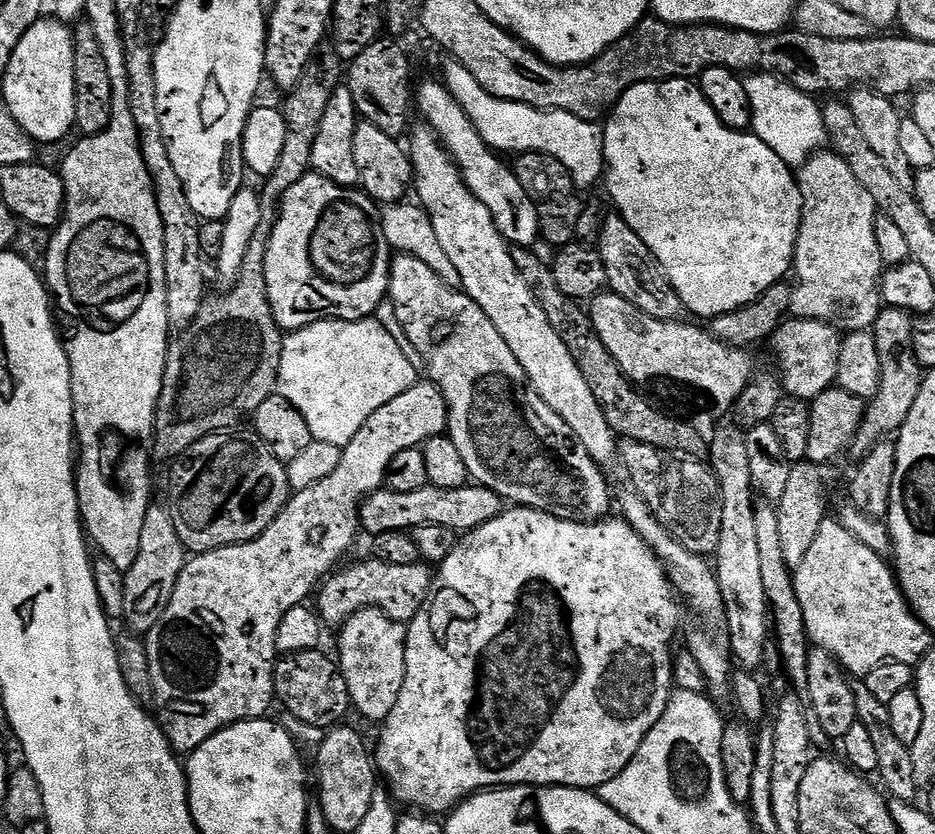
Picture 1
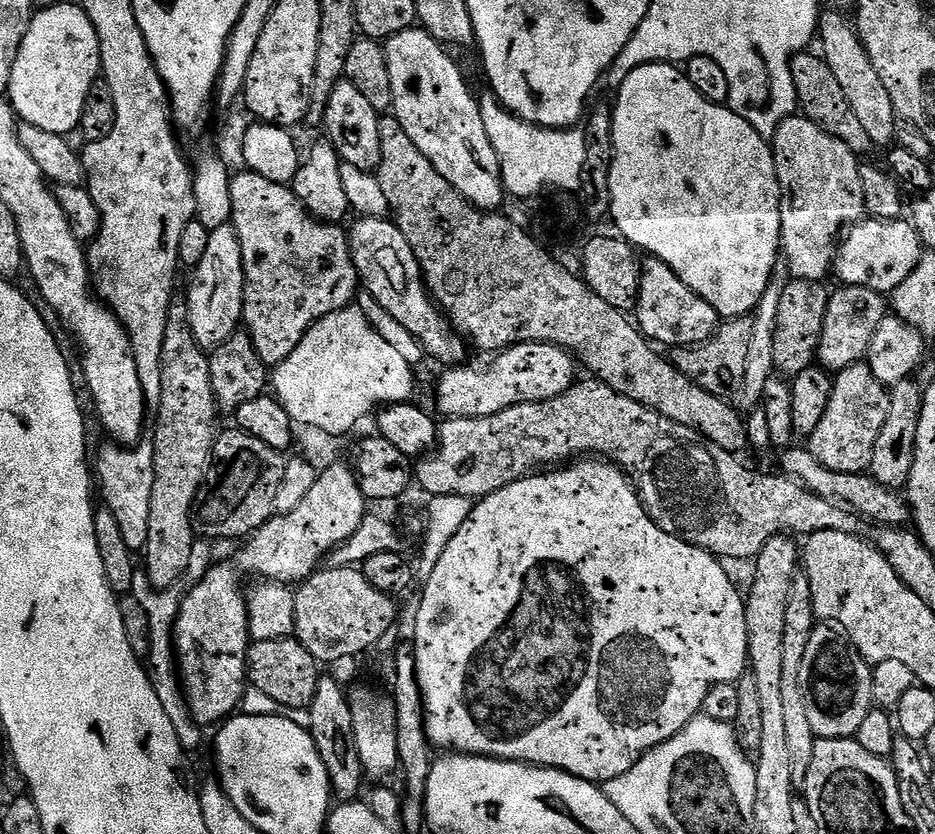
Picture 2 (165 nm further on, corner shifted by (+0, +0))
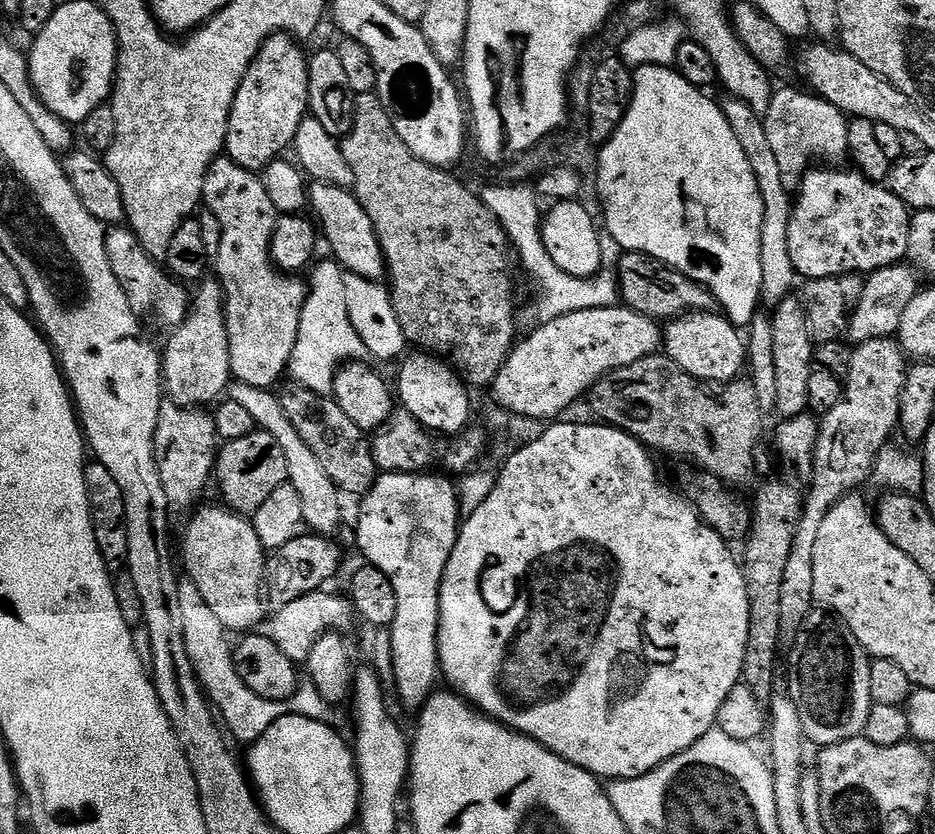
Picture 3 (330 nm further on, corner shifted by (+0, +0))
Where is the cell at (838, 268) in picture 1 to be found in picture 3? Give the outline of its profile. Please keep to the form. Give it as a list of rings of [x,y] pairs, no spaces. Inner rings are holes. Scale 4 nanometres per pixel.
[[[777,87],[762,119],[766,139],[774,149],[778,167],[782,170],[782,182],[786,182],[789,190],[799,189],[804,173],[813,162],[840,162],[848,156],[849,117],[811,91]]]

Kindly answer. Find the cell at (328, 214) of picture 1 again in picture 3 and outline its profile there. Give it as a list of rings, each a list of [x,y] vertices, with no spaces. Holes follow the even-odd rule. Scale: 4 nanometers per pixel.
[[[227,154],[217,156],[216,161],[210,166],[210,170],[204,179],[202,204],[207,211],[214,214],[214,218],[218,218],[218,222],[222,226],[222,242],[220,243],[220,248],[214,253],[214,272],[216,268],[217,273],[215,272],[215,275],[219,279],[220,285],[224,288],[224,321],[226,322],[226,334],[230,342],[230,366],[232,367],[233,377],[249,386],[275,389],[285,379],[283,376],[286,376],[288,372],[288,363],[294,354],[294,346],[298,342],[298,326],[302,322],[302,306],[308,297],[308,284],[305,281],[300,281],[301,277],[299,275],[279,271],[272,260],[272,235],[276,229],[278,213],[274,202],[270,200],[270,194],[264,188],[263,179],[257,173],[252,172],[248,168],[238,166],[238,162],[234,162]]]

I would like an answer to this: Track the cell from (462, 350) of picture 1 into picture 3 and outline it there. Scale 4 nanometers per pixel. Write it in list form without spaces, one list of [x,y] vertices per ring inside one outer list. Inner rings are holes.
[[[316,182],[310,188],[310,204],[312,208],[316,207],[316,212],[320,215],[318,224],[322,229],[323,239],[325,236],[332,247],[331,255],[336,263],[345,272],[353,272],[370,280],[383,281],[386,276],[384,251],[376,237],[374,222],[370,222],[370,214],[366,214],[366,210],[355,195],[333,184]]]

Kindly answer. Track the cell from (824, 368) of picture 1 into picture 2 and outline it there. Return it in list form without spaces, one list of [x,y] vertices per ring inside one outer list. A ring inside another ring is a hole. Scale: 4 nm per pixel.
[[[840,286],[837,289],[828,298],[818,357],[819,367],[827,368],[833,374],[849,368],[851,364],[859,364],[867,357],[868,347],[882,323],[882,318],[890,312],[885,293],[862,286]]]

